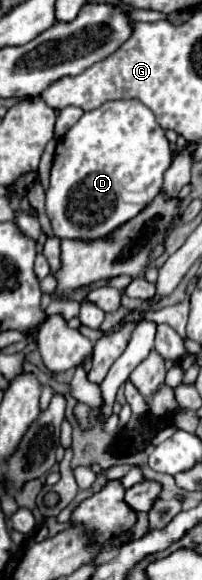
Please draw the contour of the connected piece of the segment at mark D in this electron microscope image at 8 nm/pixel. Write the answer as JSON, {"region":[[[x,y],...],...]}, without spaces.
{"region":[[[107,101],[87,111],[55,149],[47,215],[59,239],[99,239],[135,217],[161,191],[171,149],[161,125],[141,101]]]}

